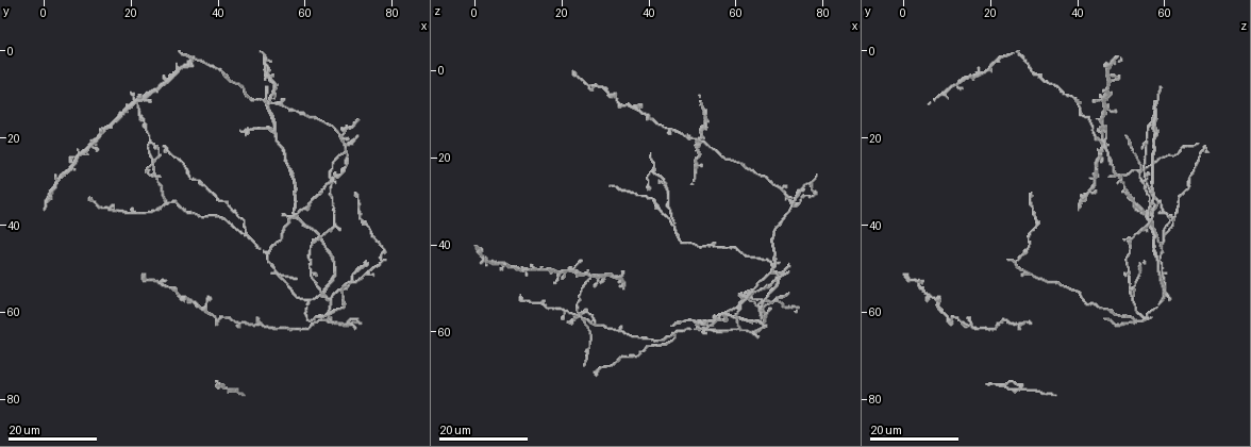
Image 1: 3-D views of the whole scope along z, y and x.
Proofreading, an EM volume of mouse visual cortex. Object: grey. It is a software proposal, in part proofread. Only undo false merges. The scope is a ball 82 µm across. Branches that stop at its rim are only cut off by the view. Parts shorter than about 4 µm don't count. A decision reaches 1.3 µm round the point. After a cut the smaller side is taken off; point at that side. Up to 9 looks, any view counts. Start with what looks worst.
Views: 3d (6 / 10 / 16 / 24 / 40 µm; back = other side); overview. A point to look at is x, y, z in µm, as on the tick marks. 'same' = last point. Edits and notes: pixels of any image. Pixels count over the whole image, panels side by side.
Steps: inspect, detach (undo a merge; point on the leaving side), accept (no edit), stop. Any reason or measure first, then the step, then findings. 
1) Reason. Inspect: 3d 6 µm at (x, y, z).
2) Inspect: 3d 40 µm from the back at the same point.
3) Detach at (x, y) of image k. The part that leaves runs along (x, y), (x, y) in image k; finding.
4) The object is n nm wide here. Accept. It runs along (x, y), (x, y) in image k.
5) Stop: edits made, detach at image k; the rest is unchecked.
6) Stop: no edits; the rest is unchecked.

Branch point. Inspect: 3d 16 µm at (66.0, 57.0, 53.0).

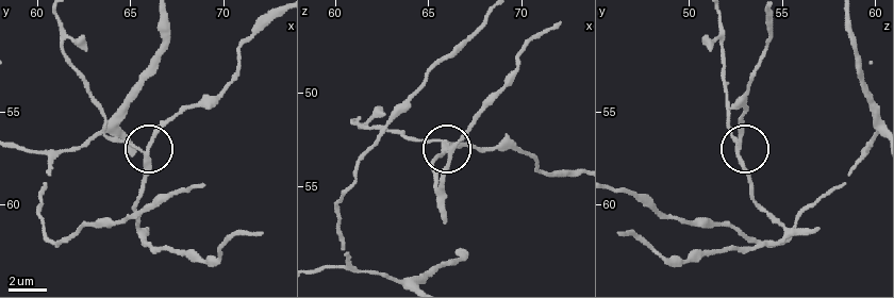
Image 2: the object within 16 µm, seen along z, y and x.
Inspect: 3d 10 µm at (66.0, 56.7, 52.7).

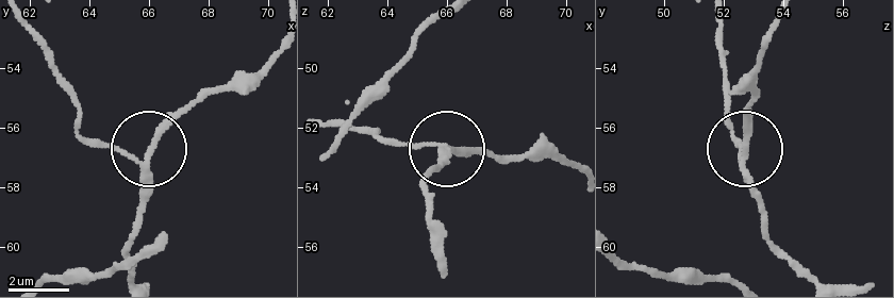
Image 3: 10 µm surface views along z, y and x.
Accept. It runs along (318, 119), (369, 127), (395, 142), (499, 158) in image 3; all the same neuron.

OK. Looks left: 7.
Side arm on a straight run. Inspect: 3d 24 µm at (46.0, 42.0, 59.5).

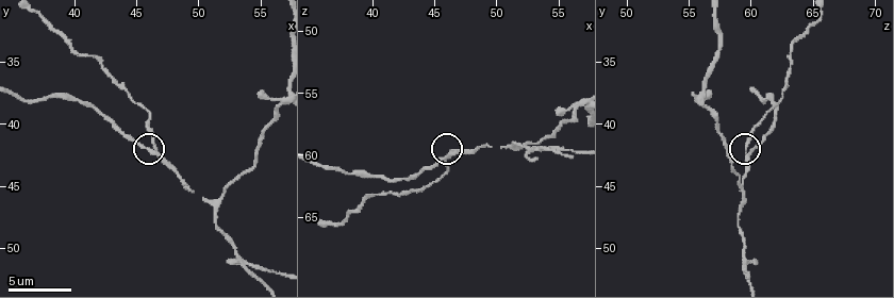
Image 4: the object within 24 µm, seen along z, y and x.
Inspect: 3d 6 µm at (46.4, 42.0, 60.0).

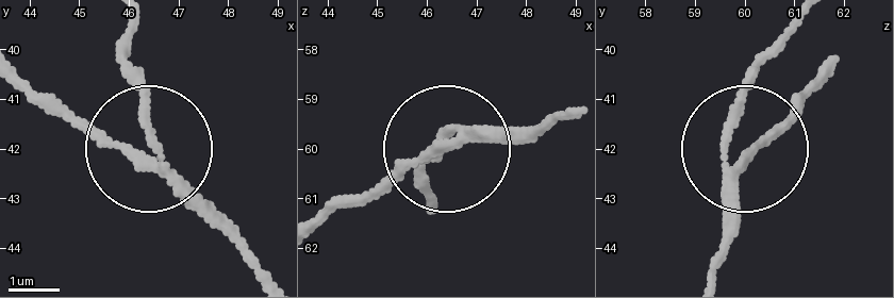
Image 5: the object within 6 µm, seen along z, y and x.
The object is 170 nm wide here. Detach at (143, 100) of image 5. The part that leaves runs along (170, 169), (125, 46), (129, 20) in image 5; two neurons meet here.

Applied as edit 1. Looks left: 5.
Inspect: overview.

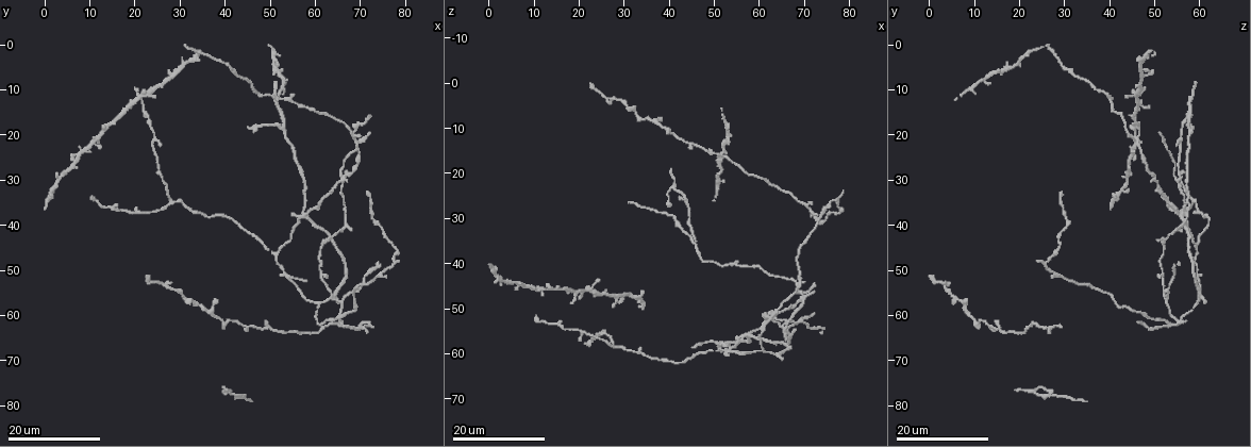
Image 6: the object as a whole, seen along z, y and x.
Small branch off a trunk. Inspect: 3d 24 µm at (57.5, 38.0, 56.0).

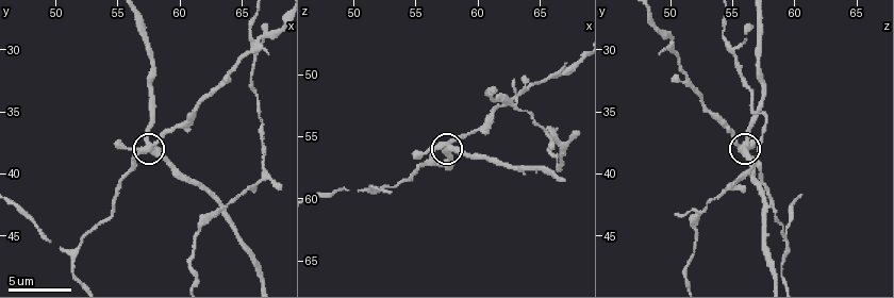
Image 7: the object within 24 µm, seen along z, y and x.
Inspect: 3d 10 µm at (57.8, 37.8, 55.6).

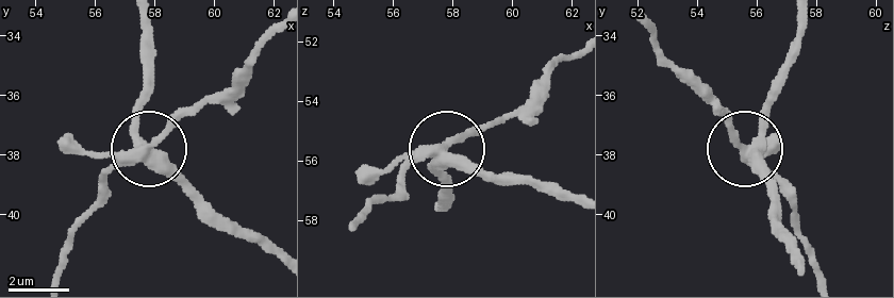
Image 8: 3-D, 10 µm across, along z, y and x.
The object is 340 nm wide here. Accept. All the same neuron.

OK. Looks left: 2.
Two arms in line, one across. Inspect: 3d 16 µm at (45.0, 62.0, 14.0).

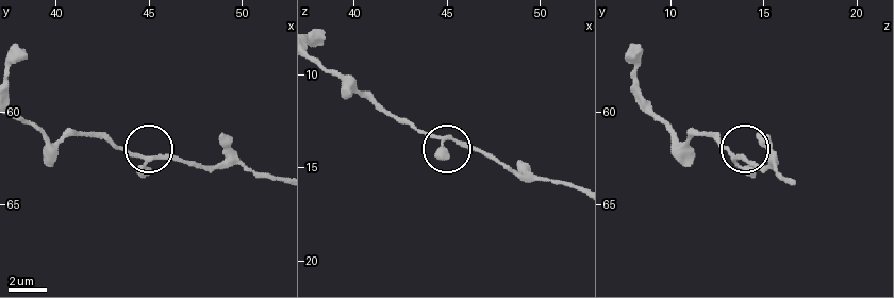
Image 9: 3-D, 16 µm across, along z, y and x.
Zoom in. Inspect: 3d 6 µm at (44.9, 62.5, 13.3).

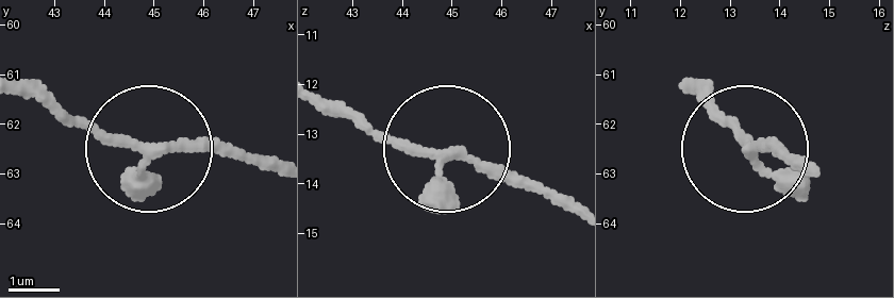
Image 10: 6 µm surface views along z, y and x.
3 arms meet here. Accept. It runs along (568, 209), (454, 158), (378, 141), (344, 115) in image 10; one neuron here.

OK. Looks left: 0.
Stop: edits made, detach at image 5; the rest is unchecked.

